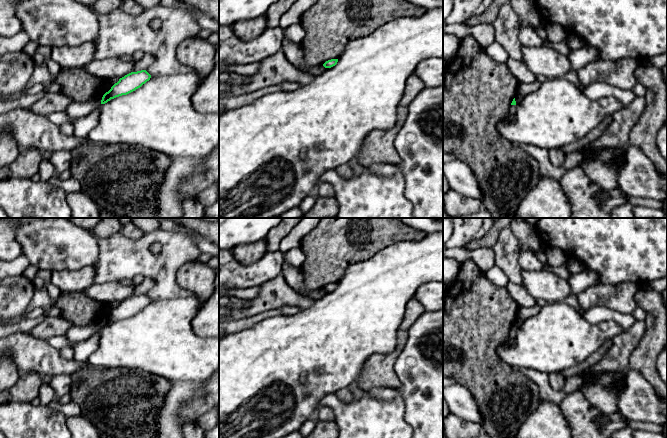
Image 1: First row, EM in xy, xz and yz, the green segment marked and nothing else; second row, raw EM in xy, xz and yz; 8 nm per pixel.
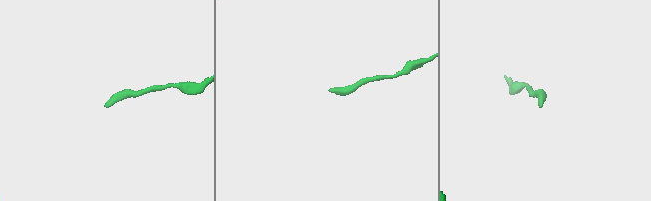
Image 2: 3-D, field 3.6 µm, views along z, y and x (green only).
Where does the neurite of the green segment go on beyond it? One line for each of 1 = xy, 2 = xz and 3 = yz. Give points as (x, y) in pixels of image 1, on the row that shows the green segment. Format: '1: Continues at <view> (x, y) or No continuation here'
1: No continuation here
2: No continuation here
3: No continuation here

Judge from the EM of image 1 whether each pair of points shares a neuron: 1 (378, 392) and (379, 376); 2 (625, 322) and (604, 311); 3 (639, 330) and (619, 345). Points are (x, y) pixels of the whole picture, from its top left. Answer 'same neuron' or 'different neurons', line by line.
1: different neurons
2: same neuron
3: same neuron

